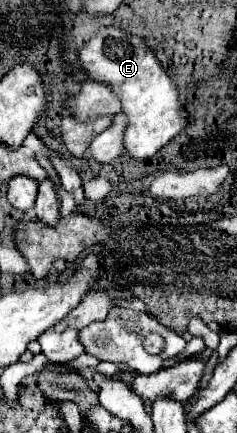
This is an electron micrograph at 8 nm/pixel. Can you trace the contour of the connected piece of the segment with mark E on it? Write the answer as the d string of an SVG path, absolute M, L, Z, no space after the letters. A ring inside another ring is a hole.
M113 26L101 28L79 52L79 64L89 80L107 84L119 96L121 110L127 116L123 152L133 160L149 160L187 126L187 118L179 116L183 104L179 104L179 92L173 80L163 72L149 46L137 36L129 36Z

